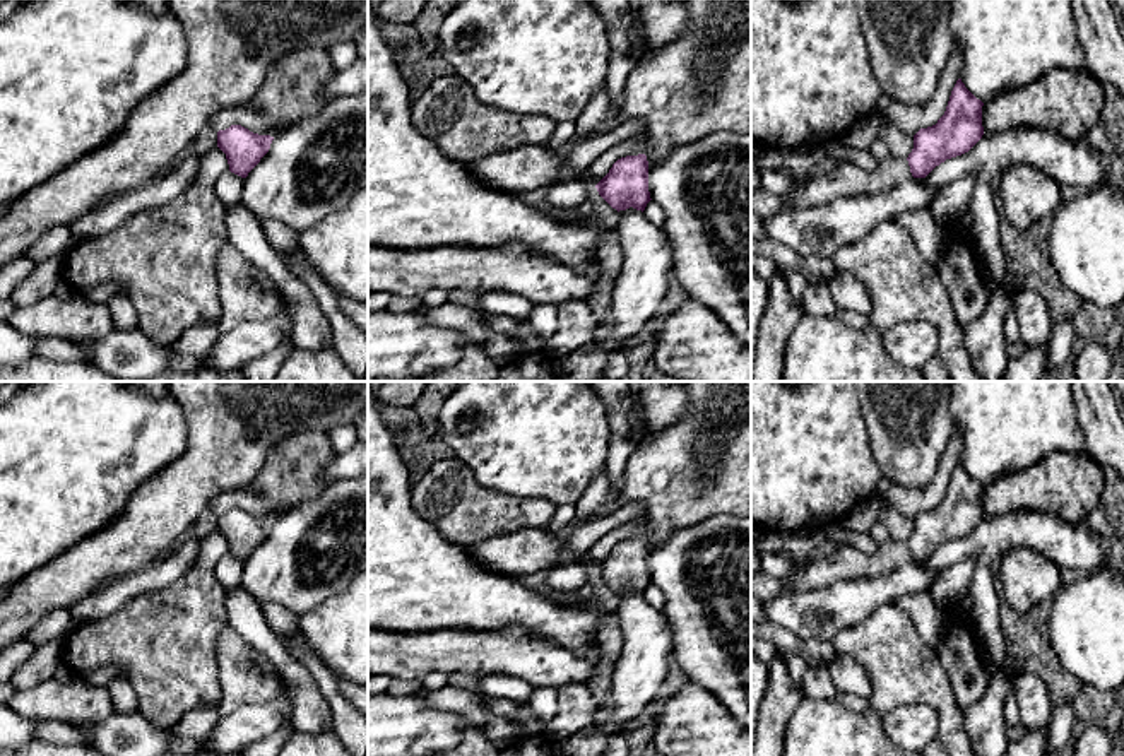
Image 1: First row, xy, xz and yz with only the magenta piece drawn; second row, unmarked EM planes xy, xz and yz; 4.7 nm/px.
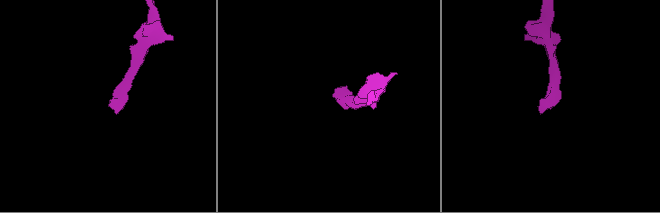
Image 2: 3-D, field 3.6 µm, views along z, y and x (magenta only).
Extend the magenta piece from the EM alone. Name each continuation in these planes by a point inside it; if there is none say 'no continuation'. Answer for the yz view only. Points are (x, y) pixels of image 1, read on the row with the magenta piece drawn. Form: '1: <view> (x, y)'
1: yz (842, 178)

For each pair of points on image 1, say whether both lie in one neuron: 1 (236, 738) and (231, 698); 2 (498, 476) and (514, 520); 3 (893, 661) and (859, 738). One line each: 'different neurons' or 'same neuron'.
1: different neurons
2: different neurons
3: different neurons

